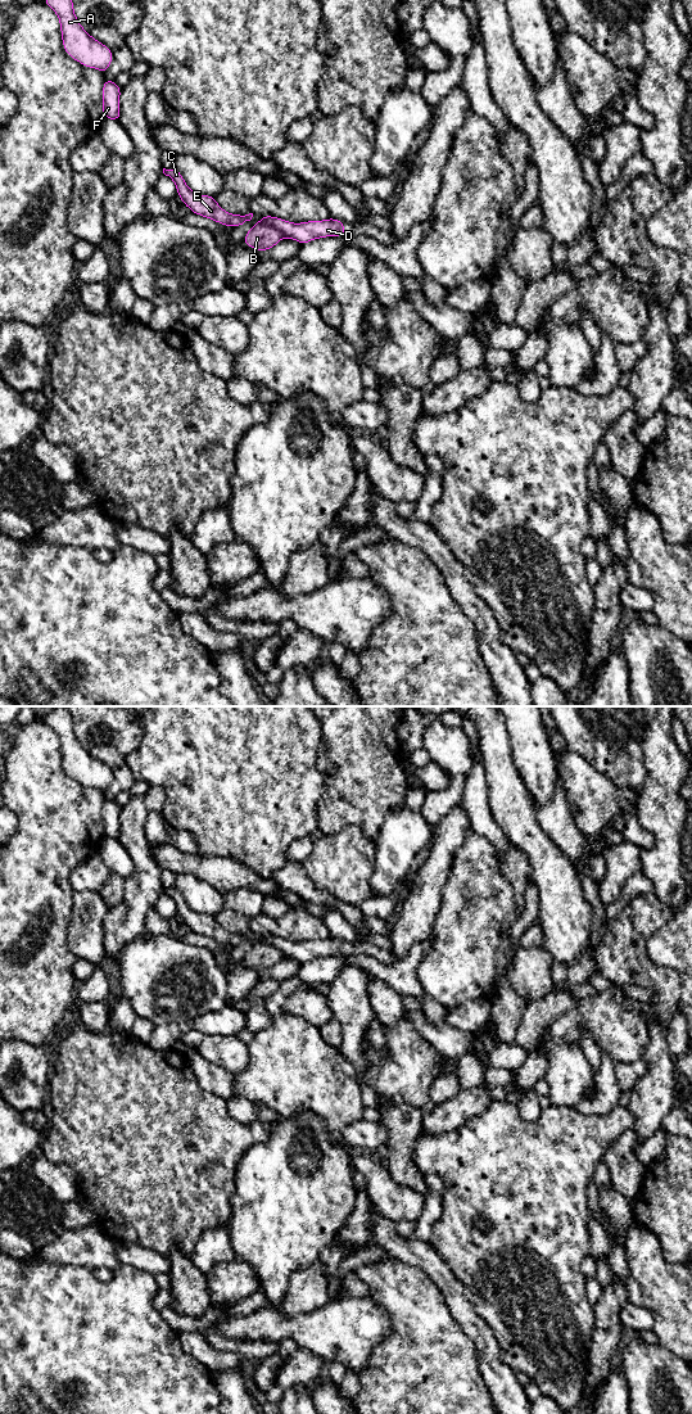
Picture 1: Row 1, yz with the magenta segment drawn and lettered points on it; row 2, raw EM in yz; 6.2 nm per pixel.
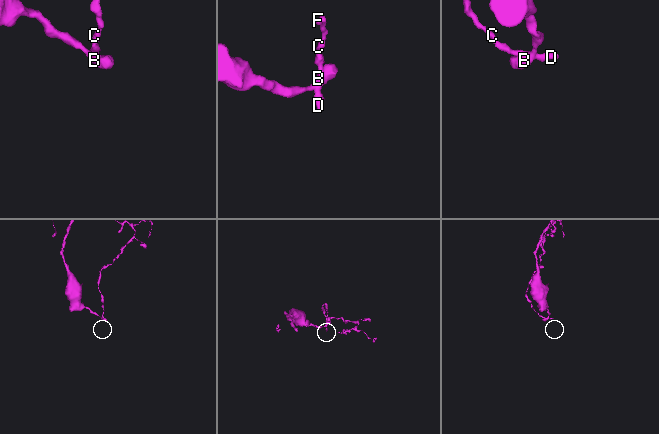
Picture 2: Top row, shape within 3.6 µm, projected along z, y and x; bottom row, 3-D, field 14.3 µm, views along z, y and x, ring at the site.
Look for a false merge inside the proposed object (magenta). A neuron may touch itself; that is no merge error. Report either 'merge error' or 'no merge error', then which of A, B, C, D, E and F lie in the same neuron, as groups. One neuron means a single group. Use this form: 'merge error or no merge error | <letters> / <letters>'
merge error | A C D E F / B

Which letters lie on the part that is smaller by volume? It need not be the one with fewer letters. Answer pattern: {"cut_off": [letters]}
{"cut_off": ["A", "C", "D", "E", "F"]}

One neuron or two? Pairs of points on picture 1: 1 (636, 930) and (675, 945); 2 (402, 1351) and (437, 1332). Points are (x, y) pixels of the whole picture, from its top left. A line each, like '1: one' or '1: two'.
1: two
2: one

